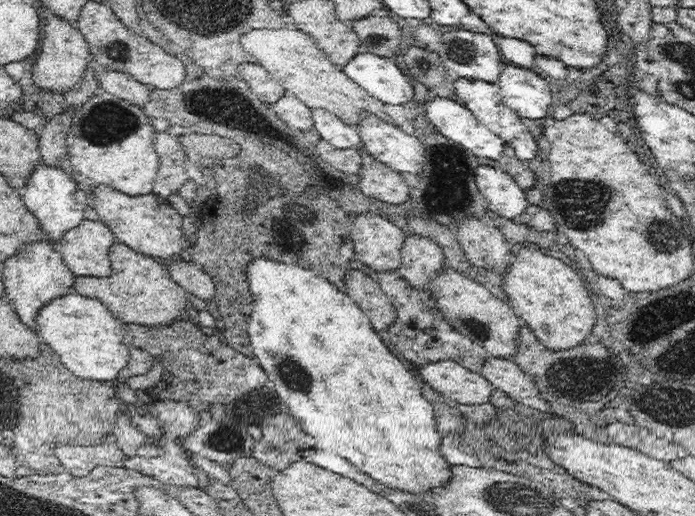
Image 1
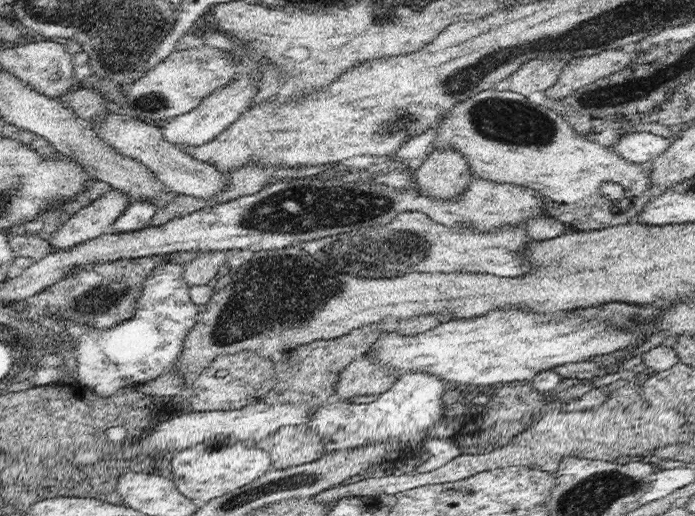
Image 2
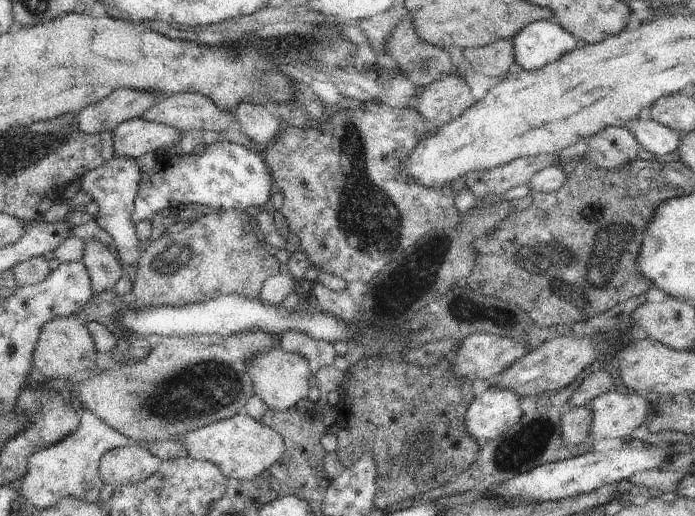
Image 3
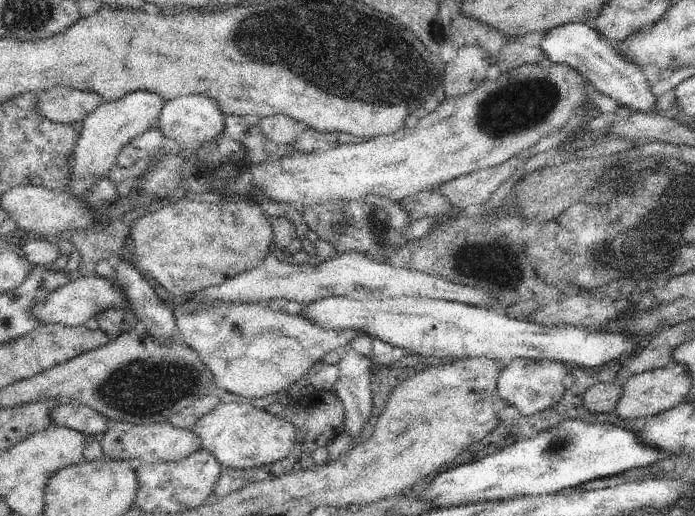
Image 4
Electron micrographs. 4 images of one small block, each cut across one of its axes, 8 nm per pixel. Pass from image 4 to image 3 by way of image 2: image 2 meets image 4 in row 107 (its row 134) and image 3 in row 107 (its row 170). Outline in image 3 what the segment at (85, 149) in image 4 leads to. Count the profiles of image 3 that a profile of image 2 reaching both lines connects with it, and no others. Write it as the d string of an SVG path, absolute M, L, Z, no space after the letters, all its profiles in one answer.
M175 94L159 100L143 116L149 122L157 122L183 132L219 132L229 128L235 116L229 110L217 108L203 94Z

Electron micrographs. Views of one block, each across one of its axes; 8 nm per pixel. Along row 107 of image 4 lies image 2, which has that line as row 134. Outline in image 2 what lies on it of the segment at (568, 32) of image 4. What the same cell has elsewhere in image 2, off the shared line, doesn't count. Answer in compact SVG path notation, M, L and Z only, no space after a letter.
M633 132L621 134L613 140L611 148L629 162L643 164L649 158L661 156L671 146L671 138L661 138L651 132Z

